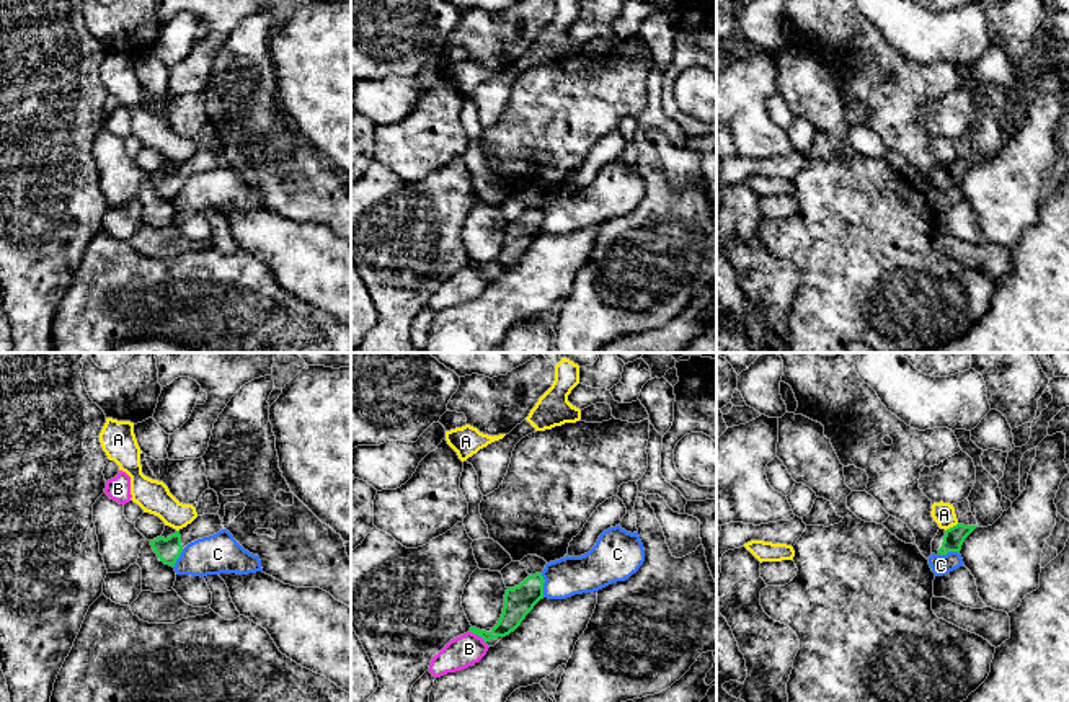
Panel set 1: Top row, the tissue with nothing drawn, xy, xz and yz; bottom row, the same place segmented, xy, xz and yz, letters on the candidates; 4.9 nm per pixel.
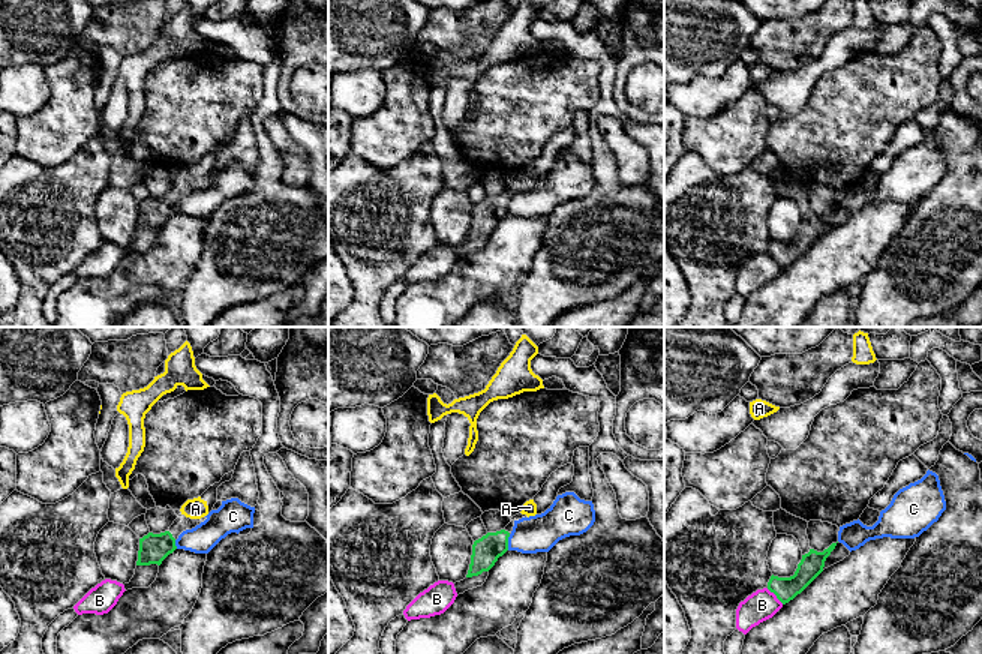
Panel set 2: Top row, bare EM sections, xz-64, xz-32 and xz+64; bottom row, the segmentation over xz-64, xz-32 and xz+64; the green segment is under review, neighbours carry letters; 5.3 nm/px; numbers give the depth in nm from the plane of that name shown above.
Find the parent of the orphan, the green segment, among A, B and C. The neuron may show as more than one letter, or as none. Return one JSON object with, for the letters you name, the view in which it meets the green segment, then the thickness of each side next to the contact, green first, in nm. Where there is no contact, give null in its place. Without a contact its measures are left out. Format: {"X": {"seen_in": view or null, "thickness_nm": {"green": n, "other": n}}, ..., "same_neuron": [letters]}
{"same_neuron": []}

